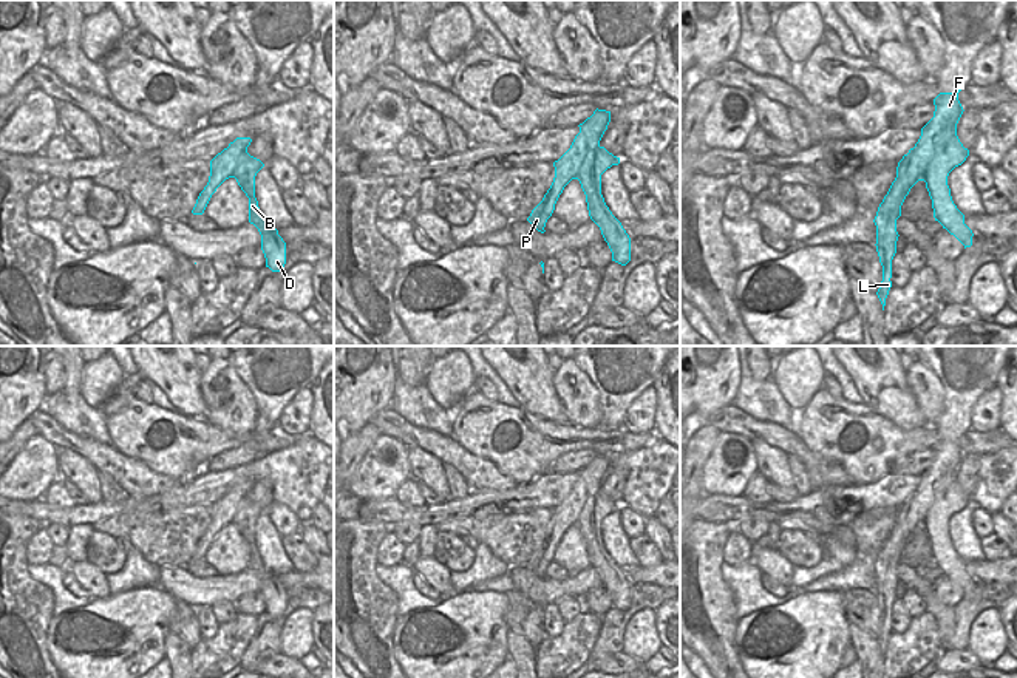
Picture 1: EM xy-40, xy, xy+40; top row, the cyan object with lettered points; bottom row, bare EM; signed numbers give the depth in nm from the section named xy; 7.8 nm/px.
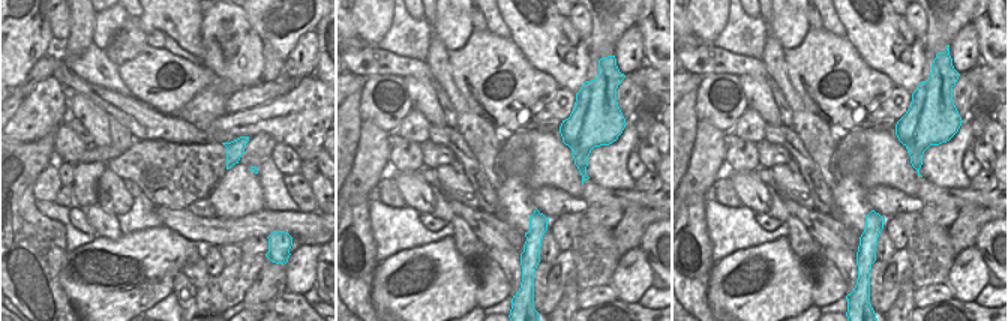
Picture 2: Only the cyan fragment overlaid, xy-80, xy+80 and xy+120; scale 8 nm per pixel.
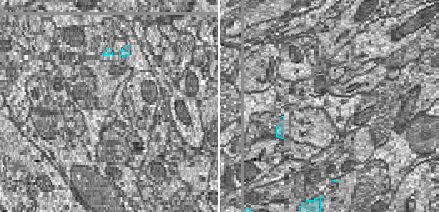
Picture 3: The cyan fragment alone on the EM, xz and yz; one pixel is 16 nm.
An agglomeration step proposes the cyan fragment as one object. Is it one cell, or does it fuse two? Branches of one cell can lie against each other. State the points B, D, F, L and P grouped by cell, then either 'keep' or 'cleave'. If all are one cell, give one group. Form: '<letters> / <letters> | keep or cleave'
B D F / L P | cleave

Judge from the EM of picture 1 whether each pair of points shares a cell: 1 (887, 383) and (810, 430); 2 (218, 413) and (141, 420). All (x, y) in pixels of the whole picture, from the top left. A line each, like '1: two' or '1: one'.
1: two
2: two

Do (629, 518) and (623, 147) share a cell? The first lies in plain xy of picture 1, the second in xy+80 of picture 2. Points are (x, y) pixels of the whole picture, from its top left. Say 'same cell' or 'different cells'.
different cells

